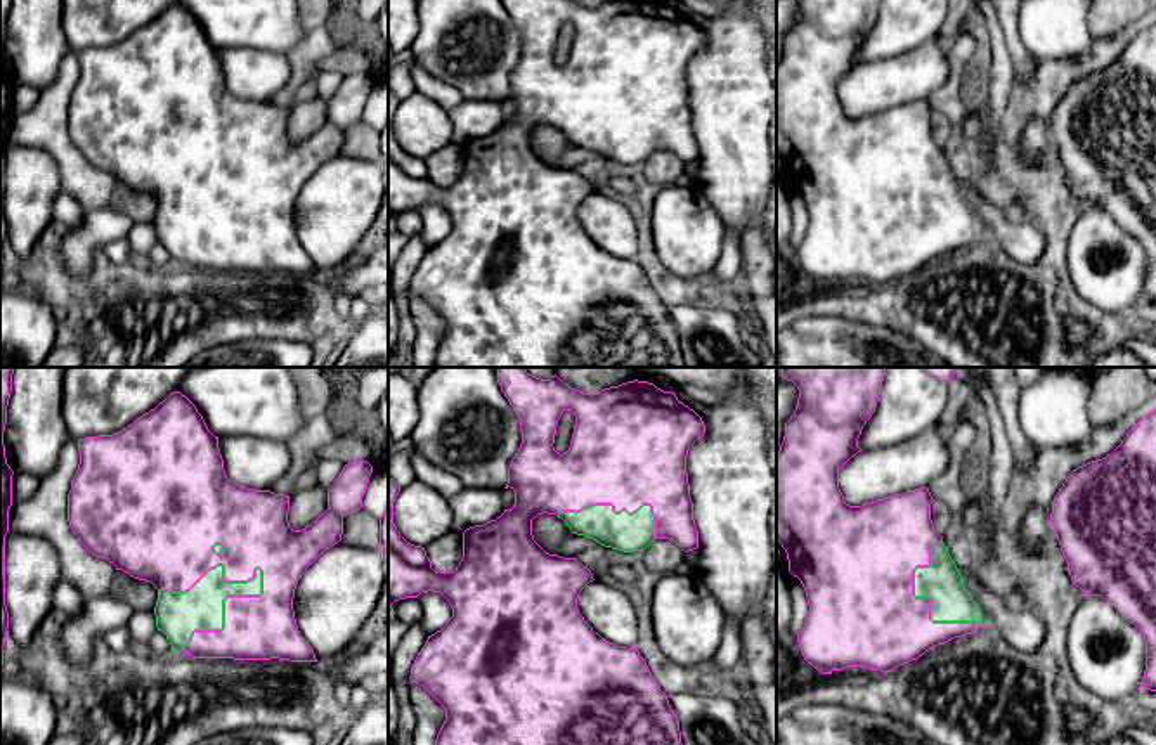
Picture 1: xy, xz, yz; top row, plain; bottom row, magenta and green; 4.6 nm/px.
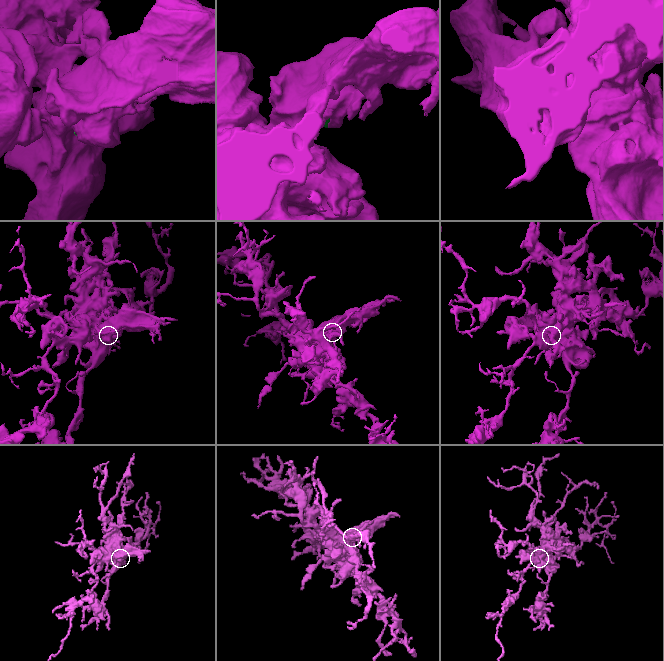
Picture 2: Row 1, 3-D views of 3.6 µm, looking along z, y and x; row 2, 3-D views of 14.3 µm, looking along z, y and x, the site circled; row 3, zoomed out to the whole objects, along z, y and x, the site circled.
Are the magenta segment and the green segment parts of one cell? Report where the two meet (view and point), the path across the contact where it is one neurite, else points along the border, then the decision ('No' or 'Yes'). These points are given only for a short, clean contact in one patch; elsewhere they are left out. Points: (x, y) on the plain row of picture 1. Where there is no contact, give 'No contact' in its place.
Touches magenta at xy (224, 219). Yes

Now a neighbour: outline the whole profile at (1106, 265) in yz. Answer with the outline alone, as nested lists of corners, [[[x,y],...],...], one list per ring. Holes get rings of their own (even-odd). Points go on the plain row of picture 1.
[[[1087,208],[1076,220],[1066,253],[1071,289],[1102,312],[1127,319],[1146,282],[1146,253],[1111,215]]]

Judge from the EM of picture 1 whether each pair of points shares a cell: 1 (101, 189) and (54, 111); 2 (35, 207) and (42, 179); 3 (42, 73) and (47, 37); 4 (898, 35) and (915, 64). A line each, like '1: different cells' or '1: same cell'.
1: same cell
2: same cell
3: same cell
4: different cells

